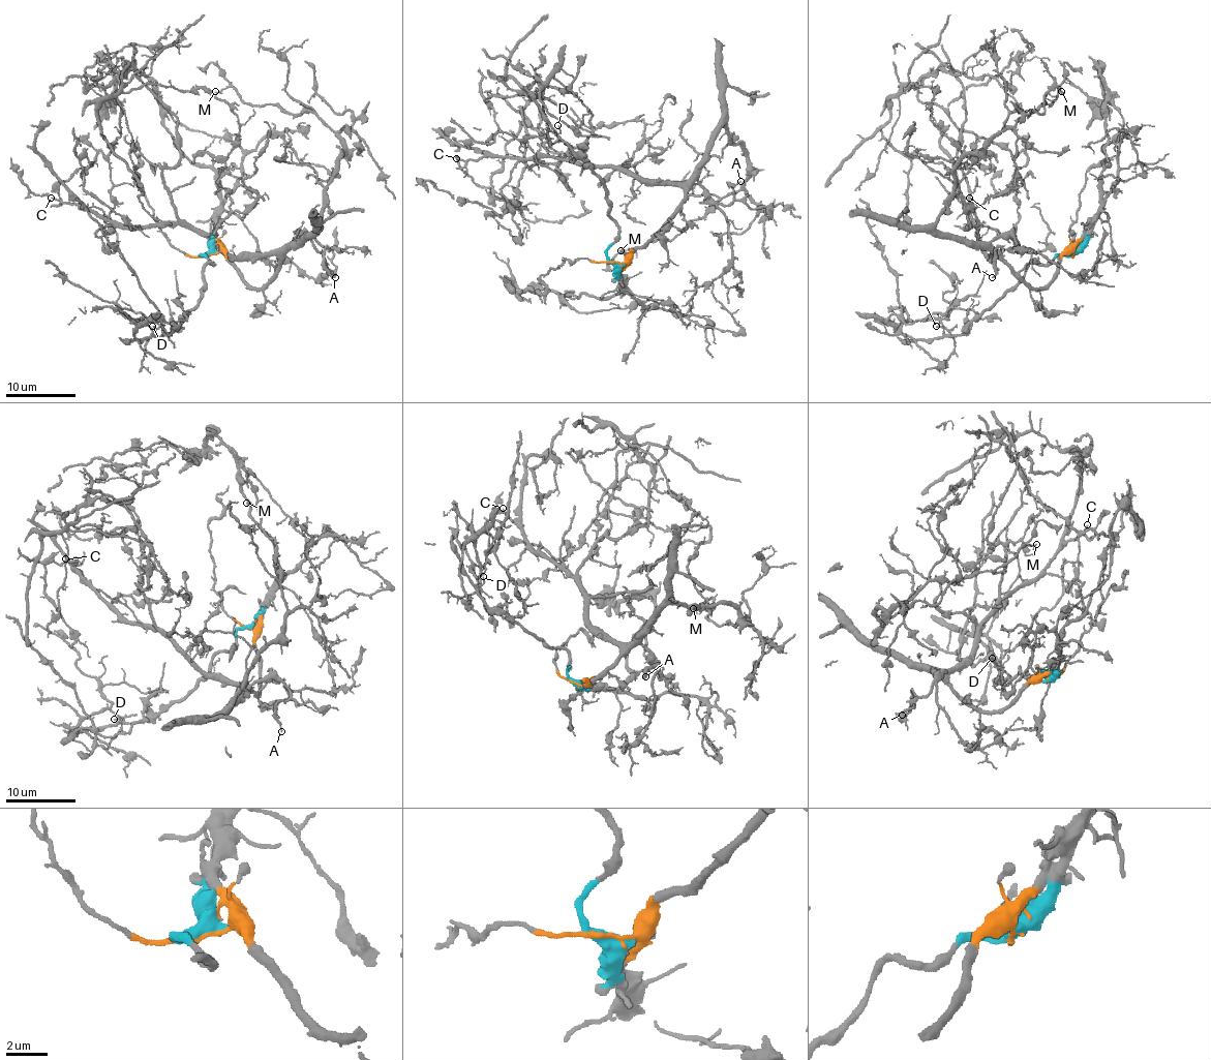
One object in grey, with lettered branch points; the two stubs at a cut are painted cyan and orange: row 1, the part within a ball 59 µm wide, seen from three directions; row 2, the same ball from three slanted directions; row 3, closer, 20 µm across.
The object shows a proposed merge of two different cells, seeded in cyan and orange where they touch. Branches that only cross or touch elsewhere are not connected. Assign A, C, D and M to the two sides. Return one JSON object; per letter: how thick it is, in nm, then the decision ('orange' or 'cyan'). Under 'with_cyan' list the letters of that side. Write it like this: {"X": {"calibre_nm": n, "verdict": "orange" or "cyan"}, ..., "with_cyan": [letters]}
{"A": {"calibre_nm": 150, "verdict": "orange"}, "C": {"calibre_nm": 170, "verdict": "orange"}, "D": {"calibre_nm": 150, "verdict": "cyan"}, "M": {"calibre_nm": 140, "verdict": "orange"}, "with_cyan": ["D"]}

